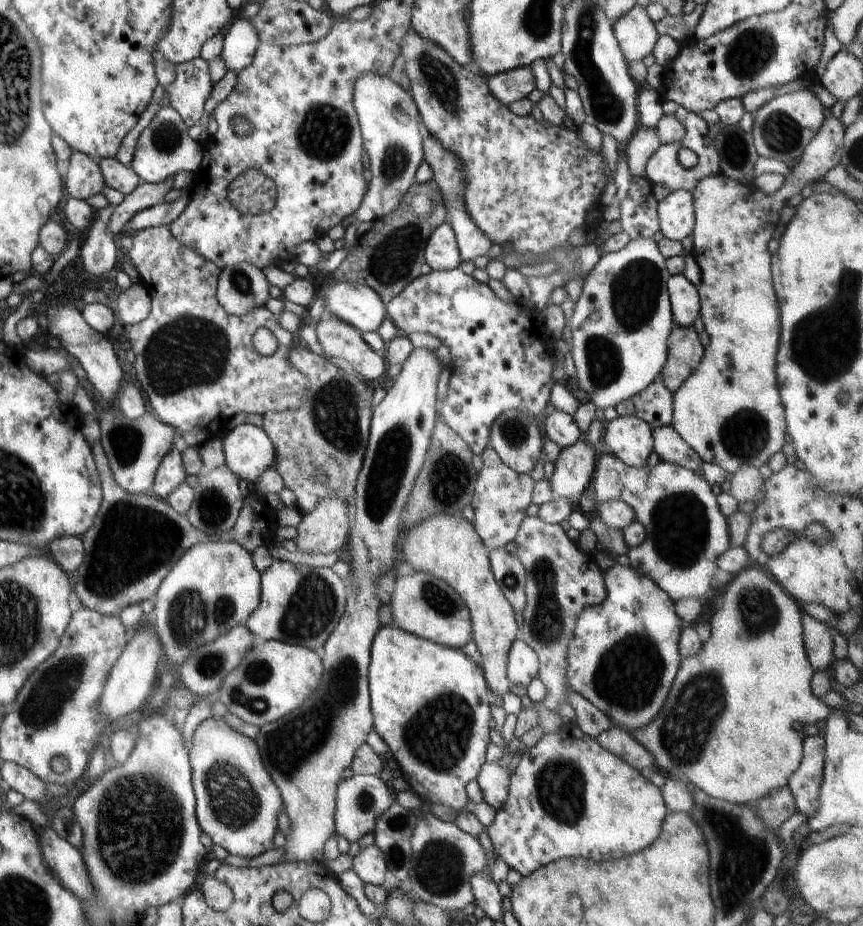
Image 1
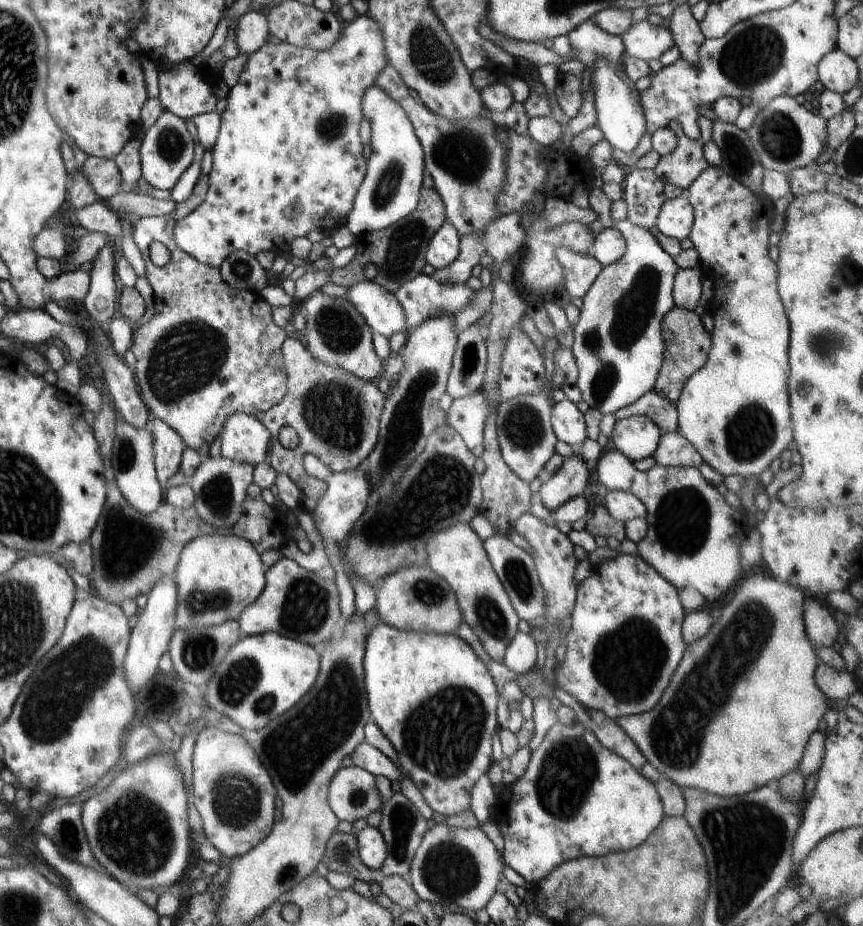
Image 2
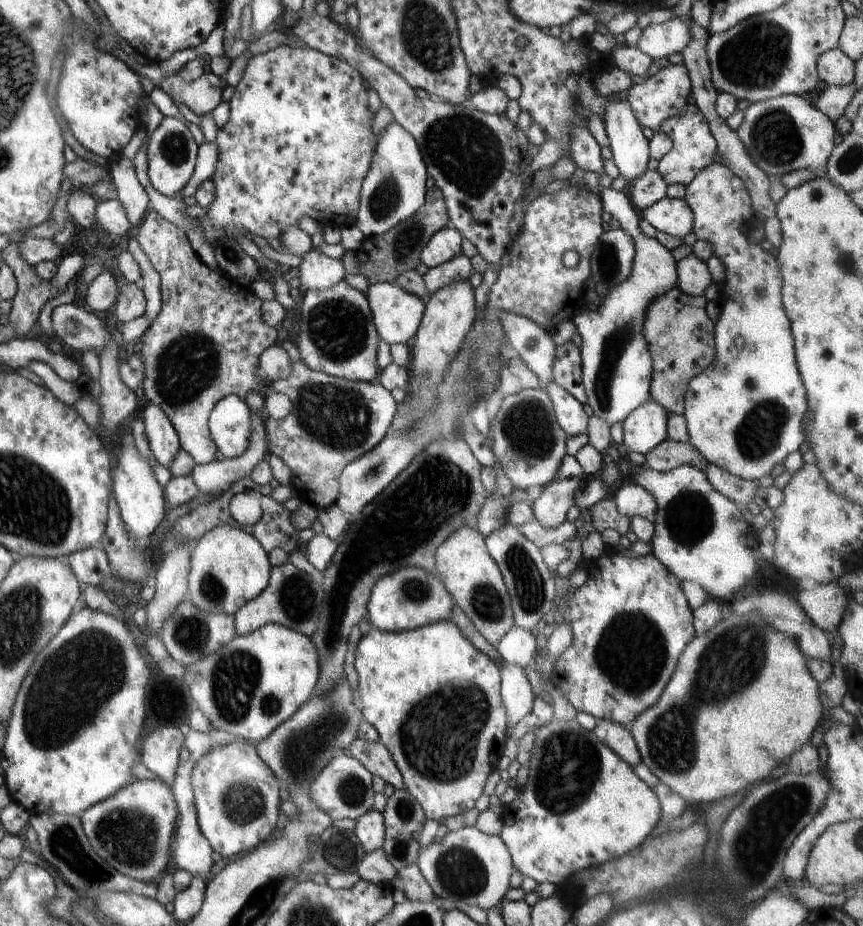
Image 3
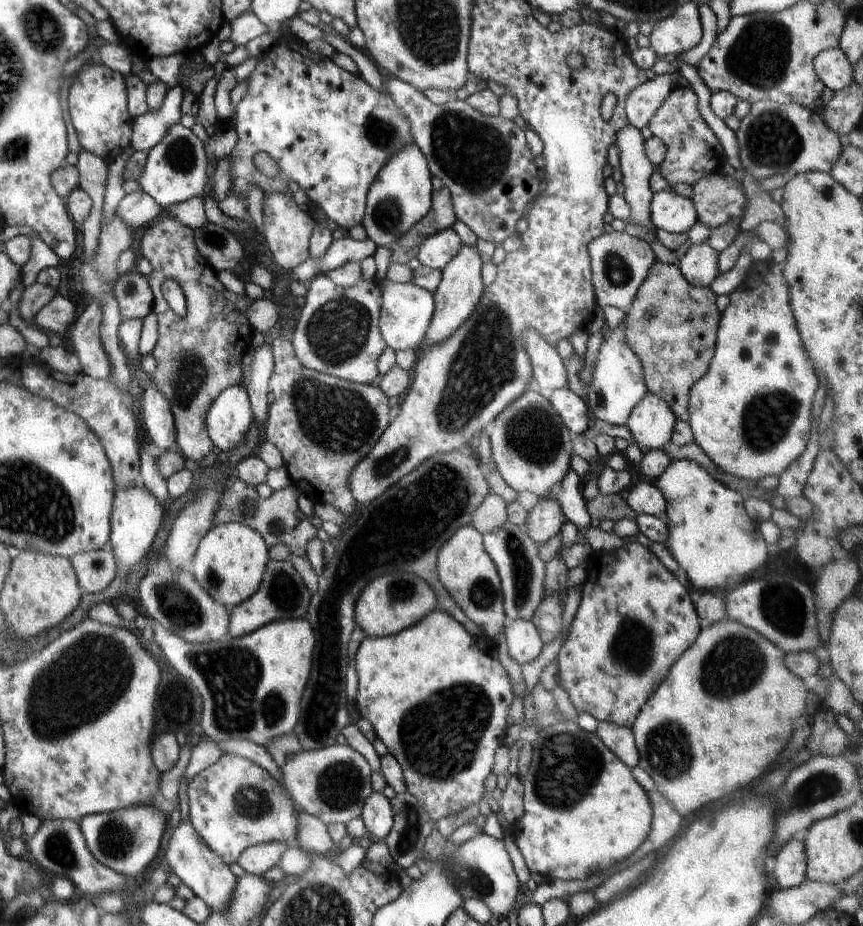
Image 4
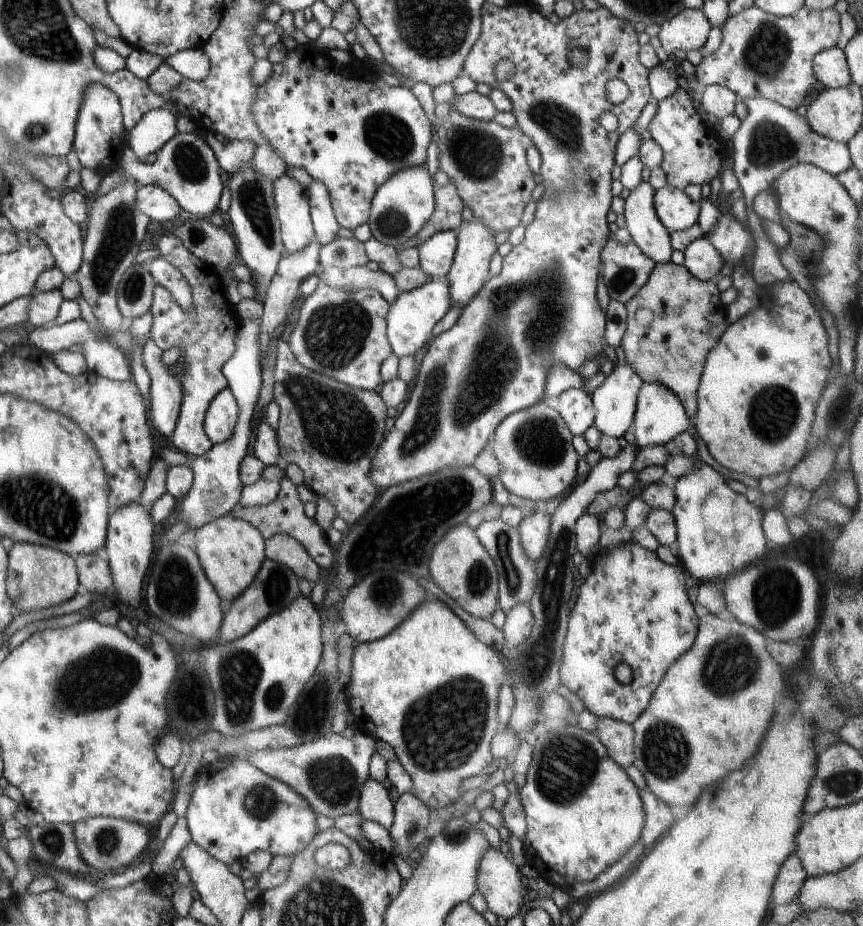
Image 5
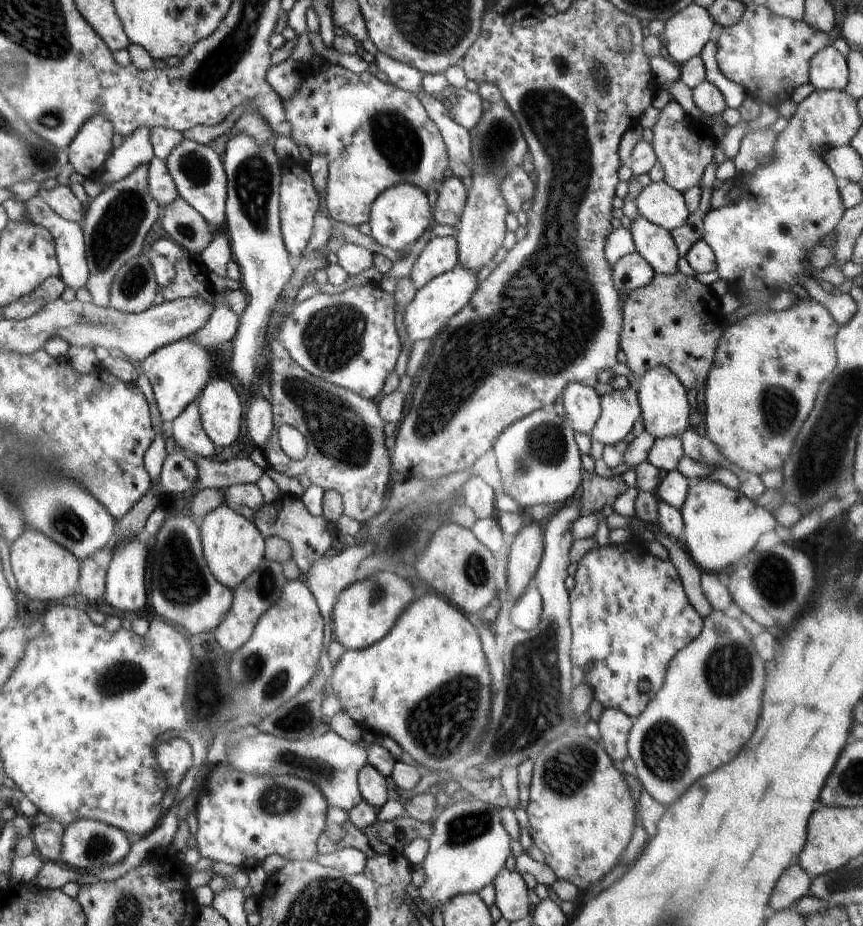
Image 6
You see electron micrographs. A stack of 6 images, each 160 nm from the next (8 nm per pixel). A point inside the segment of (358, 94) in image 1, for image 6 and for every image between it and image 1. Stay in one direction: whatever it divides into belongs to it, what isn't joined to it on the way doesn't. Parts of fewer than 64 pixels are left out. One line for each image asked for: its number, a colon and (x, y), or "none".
2: (390, 191)
3: (394, 189)
4: (400, 196)
5: (400, 207)
6: (401, 214)

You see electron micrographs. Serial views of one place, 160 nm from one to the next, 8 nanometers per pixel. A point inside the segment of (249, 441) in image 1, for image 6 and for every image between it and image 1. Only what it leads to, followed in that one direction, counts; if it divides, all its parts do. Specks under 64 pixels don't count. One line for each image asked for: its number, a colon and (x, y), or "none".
2: (244, 439)
3: (230, 426)
4: (229, 419)
5: (220, 418)
6: (221, 407)

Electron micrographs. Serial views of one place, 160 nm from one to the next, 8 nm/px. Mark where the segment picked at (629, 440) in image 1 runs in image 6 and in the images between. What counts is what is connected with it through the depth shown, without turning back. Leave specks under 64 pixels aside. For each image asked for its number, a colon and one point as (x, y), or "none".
2: (637, 437)
3: (645, 428)
4: (651, 422)
5: (659, 416)
6: (662, 397)

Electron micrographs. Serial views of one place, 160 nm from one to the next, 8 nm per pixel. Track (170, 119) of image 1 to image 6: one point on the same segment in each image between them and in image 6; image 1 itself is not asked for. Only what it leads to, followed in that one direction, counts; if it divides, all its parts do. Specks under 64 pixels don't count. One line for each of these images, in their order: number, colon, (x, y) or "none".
2: (167, 151)
3: (171, 152)
4: (175, 170)
5: (186, 167)
6: (198, 172)

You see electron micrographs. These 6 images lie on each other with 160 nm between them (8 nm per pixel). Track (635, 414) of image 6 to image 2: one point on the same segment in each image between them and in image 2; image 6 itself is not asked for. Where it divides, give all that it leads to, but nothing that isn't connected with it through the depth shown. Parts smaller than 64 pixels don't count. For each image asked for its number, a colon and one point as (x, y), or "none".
2: (618, 348)
3: (616, 365)
4: (617, 386)
5: (615, 400)

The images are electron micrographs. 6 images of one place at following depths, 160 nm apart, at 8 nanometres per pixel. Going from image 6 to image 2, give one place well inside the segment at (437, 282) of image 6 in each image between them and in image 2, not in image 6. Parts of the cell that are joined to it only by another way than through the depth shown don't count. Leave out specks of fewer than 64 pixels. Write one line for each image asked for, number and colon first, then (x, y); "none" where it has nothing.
2: (380, 310)
3: (397, 314)
4: (406, 310)
5: (410, 320)

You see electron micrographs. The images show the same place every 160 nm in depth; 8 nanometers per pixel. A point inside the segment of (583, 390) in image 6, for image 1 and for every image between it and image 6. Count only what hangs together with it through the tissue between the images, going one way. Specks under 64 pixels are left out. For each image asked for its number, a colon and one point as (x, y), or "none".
1: (560, 427)
2: (568, 423)
3: (571, 416)
4: (574, 412)
5: (576, 407)

